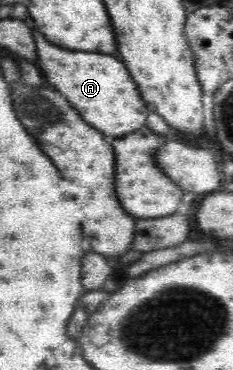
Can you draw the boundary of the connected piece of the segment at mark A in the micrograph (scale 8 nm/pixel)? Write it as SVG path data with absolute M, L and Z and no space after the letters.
M33 31L33 39L37 43L39 67L49 85L67 97L89 125L105 135L123 137L127 133L133 134L147 123L149 111L143 107L143 99L139 99L139 89L135 83L131 83L123 63L119 63L115 57L89 51L63 51L61 47L47 43L39 31Z

